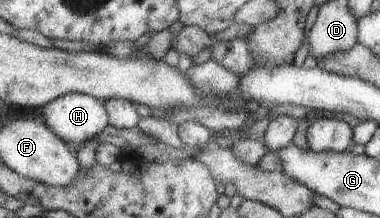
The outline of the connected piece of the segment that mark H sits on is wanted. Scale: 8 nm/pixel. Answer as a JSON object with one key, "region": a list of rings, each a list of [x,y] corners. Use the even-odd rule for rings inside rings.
{"region":[[[69,93],[51,101],[44,108],[43,114],[46,124],[76,151],[82,149],[86,142],[98,137],[112,125],[106,102],[85,93]]]}

